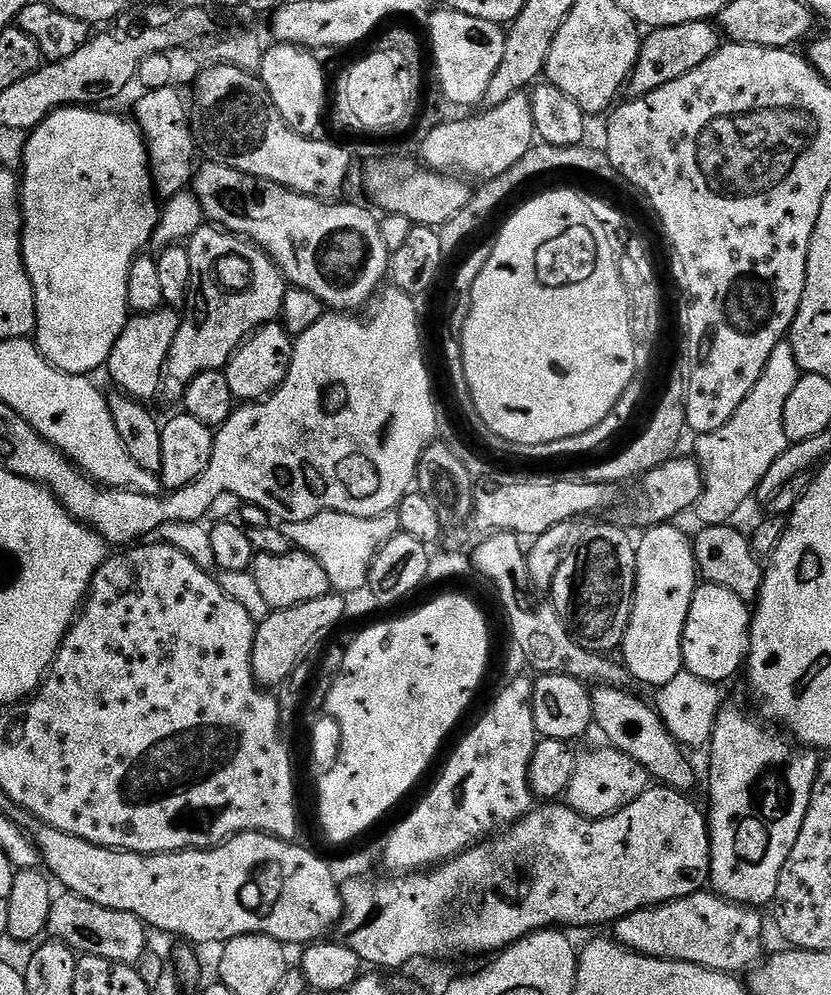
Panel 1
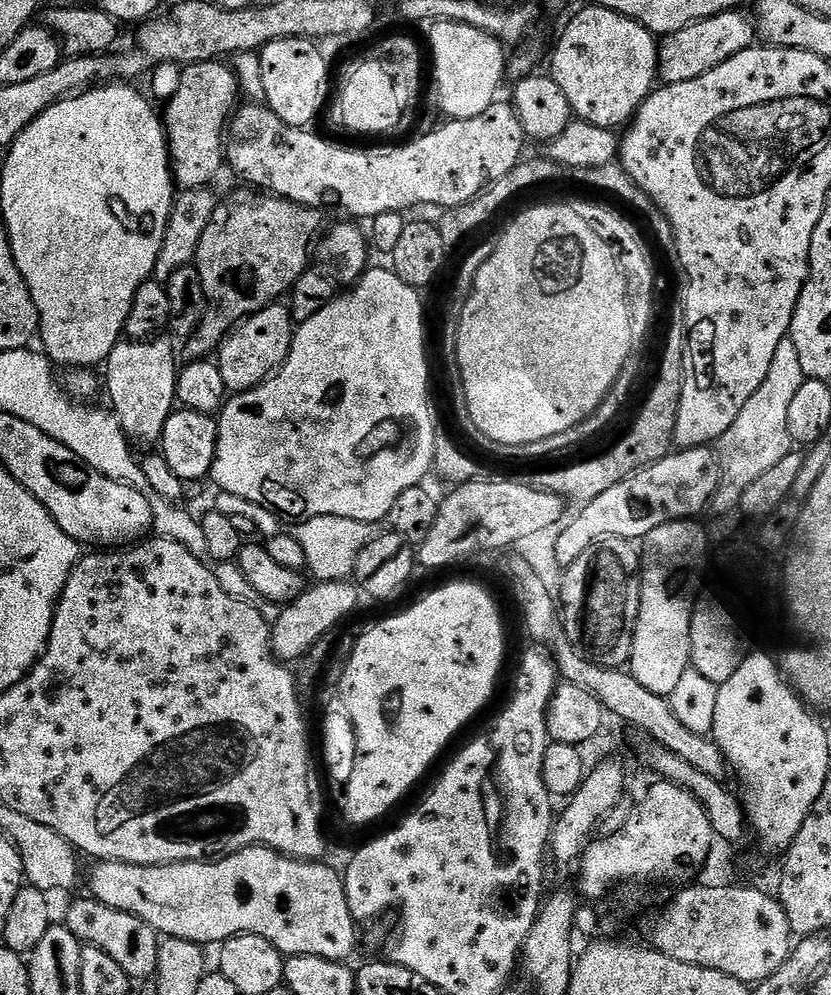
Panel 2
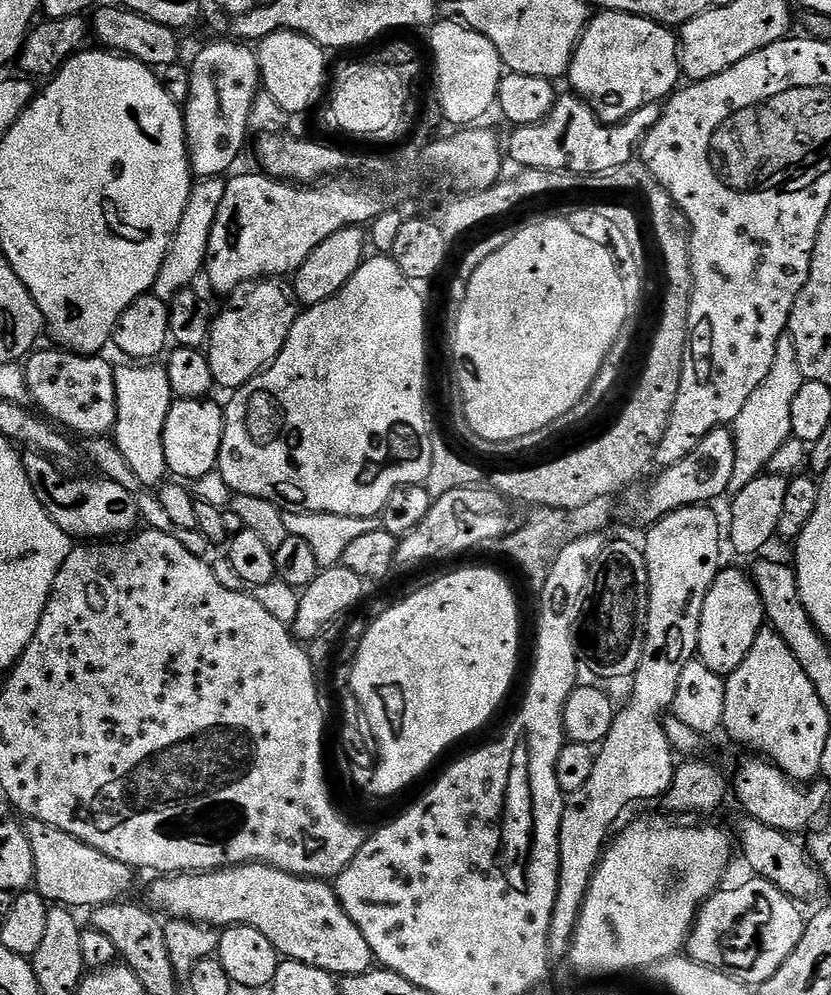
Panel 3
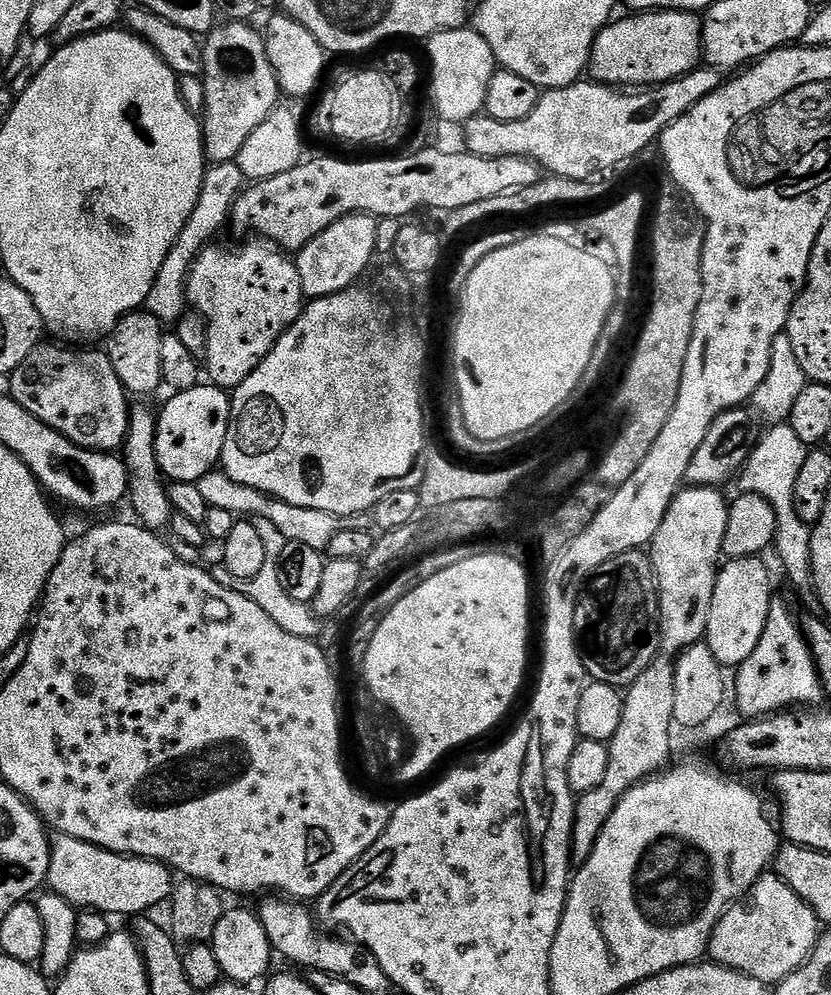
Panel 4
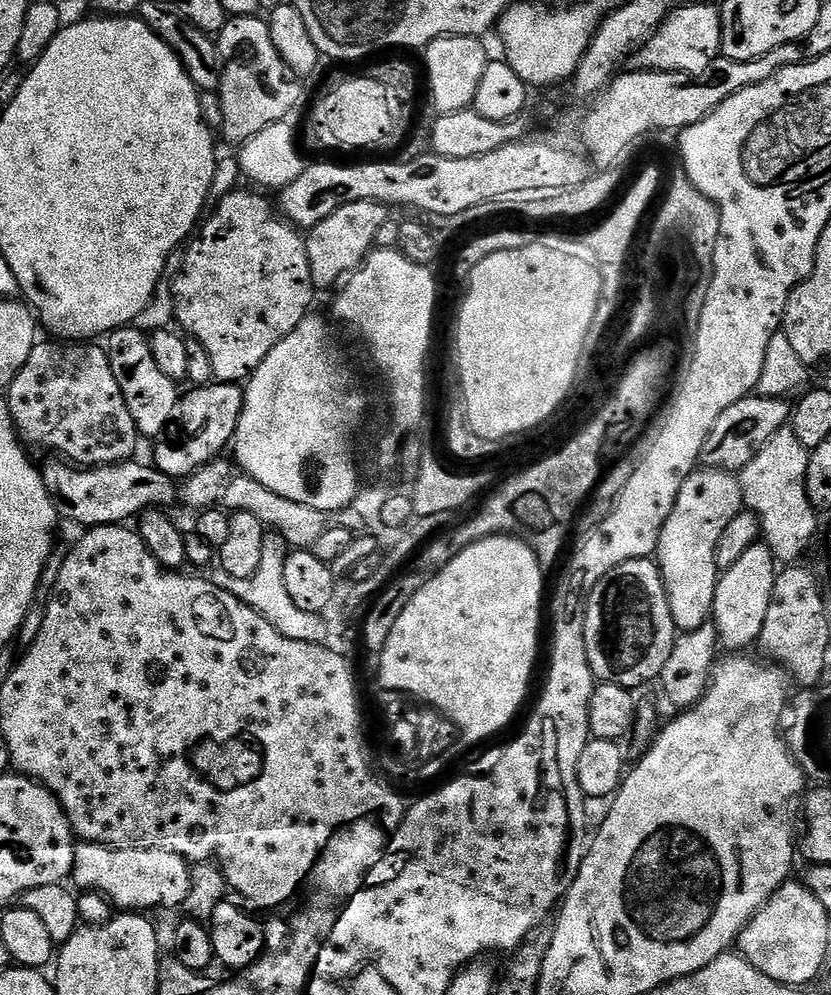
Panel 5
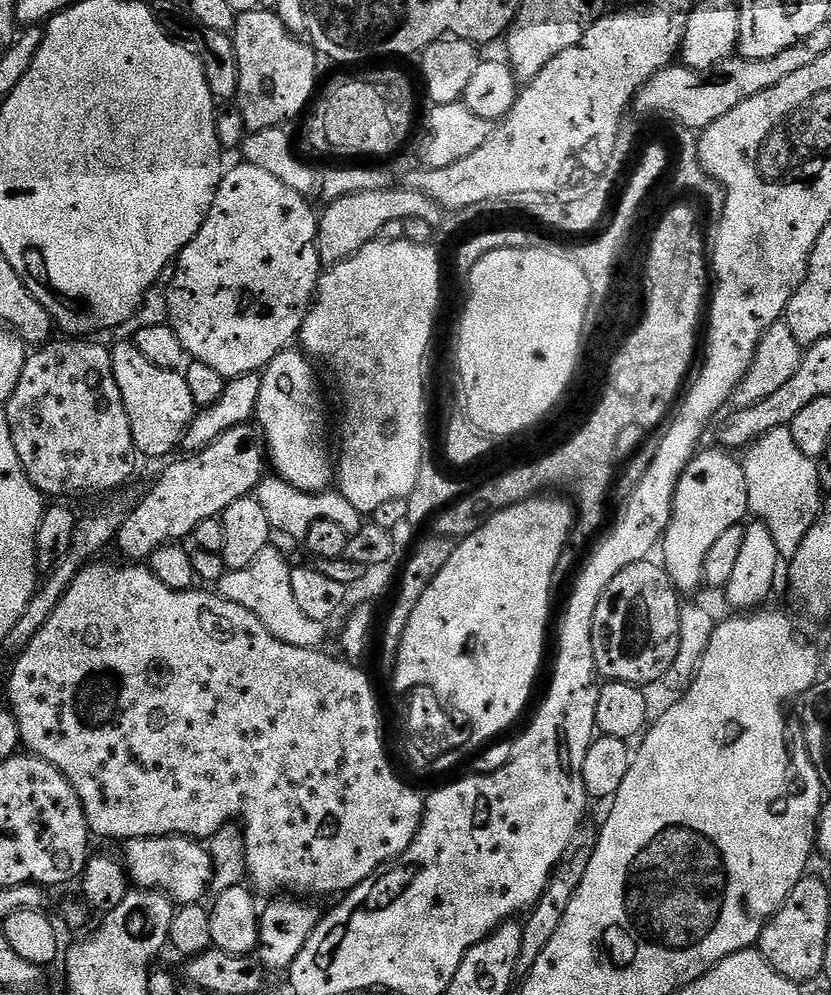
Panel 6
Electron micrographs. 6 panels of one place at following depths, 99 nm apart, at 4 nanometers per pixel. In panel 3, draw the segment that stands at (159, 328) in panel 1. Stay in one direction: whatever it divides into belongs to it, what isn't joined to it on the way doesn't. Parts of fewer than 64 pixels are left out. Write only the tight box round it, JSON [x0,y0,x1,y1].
[114,362,174,490]

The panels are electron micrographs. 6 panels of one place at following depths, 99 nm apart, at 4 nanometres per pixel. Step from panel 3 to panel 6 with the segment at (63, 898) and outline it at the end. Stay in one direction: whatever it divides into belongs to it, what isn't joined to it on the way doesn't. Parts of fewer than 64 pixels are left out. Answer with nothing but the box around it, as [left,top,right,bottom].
[123,836,212,906]

